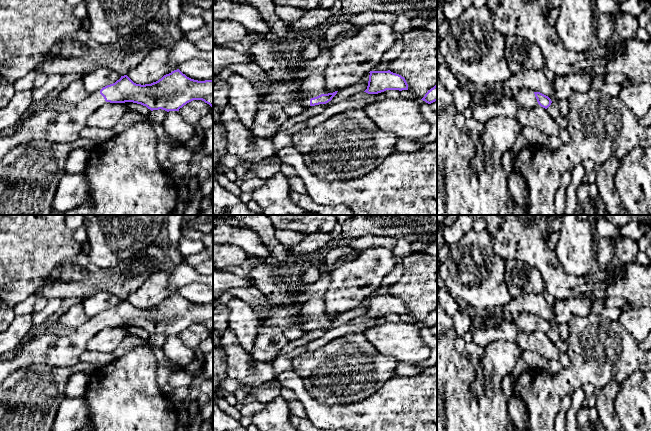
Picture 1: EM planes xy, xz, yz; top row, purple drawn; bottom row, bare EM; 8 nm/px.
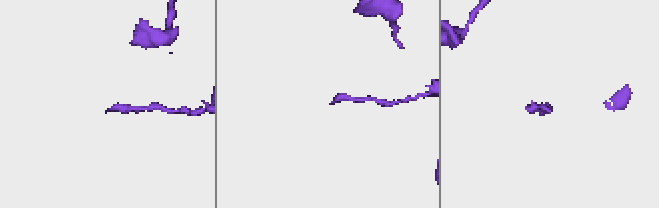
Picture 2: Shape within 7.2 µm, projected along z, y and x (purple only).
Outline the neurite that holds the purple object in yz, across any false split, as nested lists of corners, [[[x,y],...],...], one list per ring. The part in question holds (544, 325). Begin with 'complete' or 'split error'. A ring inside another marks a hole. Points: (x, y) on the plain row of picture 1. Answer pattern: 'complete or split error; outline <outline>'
split error; outline [[[523,313],[519,318],[518,328],[526,332],[541,330],[547,333],[551,327],[551,323],[540,316]]]

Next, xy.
split error; outline [[[179,293],[164,299],[151,308],[136,308],[127,299],[115,307],[90,317],[74,333],[56,336],[33,332],[12,359],[0,360],[0,385],[13,372],[29,365],[49,365],[68,368],[79,362],[93,336],[105,328],[133,326],[151,335],[179,335],[193,324],[202,324],[213,332],[213,303],[198,305],[187,301]]]

